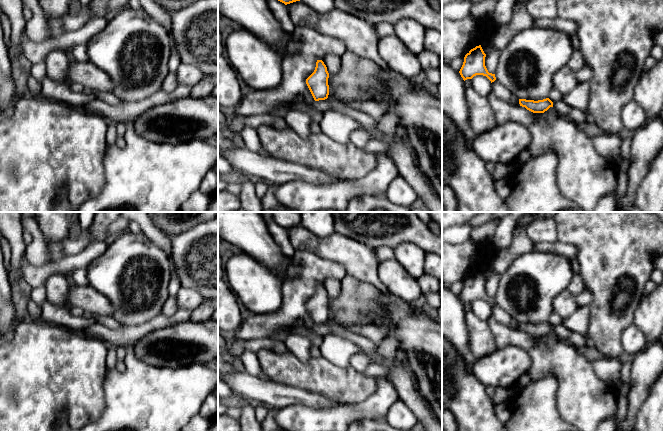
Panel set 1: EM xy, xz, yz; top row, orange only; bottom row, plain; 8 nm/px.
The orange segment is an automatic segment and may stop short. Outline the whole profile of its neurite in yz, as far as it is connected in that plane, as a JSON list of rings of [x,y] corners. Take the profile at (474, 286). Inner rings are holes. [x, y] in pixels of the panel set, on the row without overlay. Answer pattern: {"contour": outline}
{"contour": [[[481,269],[471,273],[464,281],[463,289],[459,295],[463,304],[472,303],[476,299],[486,300],[491,307],[496,304],[495,298],[489,297],[485,290],[485,281]]]}

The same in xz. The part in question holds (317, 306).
{"contour": [[[317,284],[314,296],[306,303],[306,308],[315,325],[325,324],[329,319],[329,297],[322,284]]]}

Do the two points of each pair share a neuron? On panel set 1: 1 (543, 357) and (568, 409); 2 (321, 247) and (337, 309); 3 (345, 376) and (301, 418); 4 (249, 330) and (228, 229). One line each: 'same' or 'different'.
1: same
2: different
3: different
4: different

